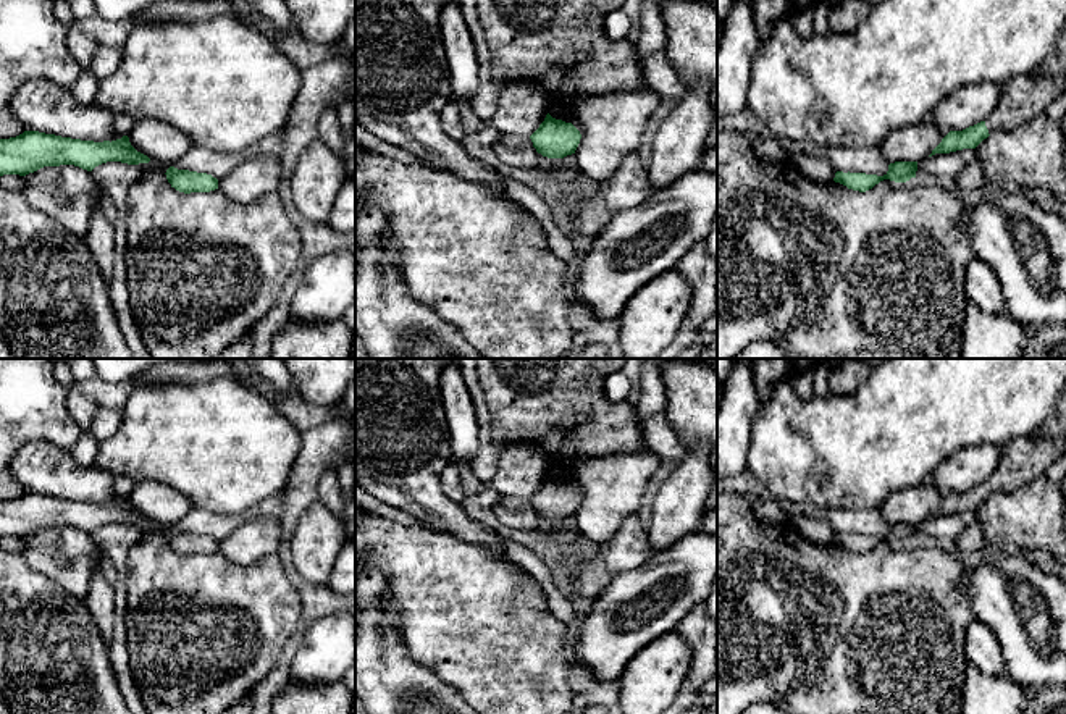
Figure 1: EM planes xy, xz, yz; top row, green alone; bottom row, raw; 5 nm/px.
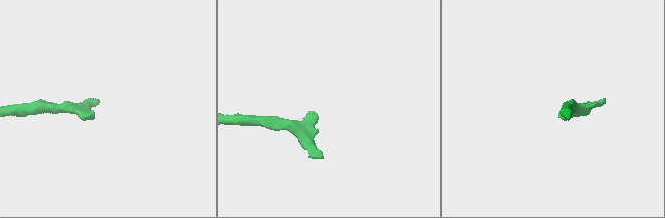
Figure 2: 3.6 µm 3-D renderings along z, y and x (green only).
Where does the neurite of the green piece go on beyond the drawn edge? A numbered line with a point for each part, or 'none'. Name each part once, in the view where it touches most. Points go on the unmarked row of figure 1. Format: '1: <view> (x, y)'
1: yz (1021, 461)

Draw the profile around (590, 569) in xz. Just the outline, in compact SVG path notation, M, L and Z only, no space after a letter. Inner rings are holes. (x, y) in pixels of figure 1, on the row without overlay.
M499 496L493 510L509 528L543 533L565 546L562 569L572 583L573 596L596 598L615 575L636 569L654 554L638 514L628 515L611 540L590 546L573 515L564 520L543 519L530 498Z

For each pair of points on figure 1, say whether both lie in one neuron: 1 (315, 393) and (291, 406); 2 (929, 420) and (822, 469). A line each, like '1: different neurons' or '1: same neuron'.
1: different neurons
2: same neuron

